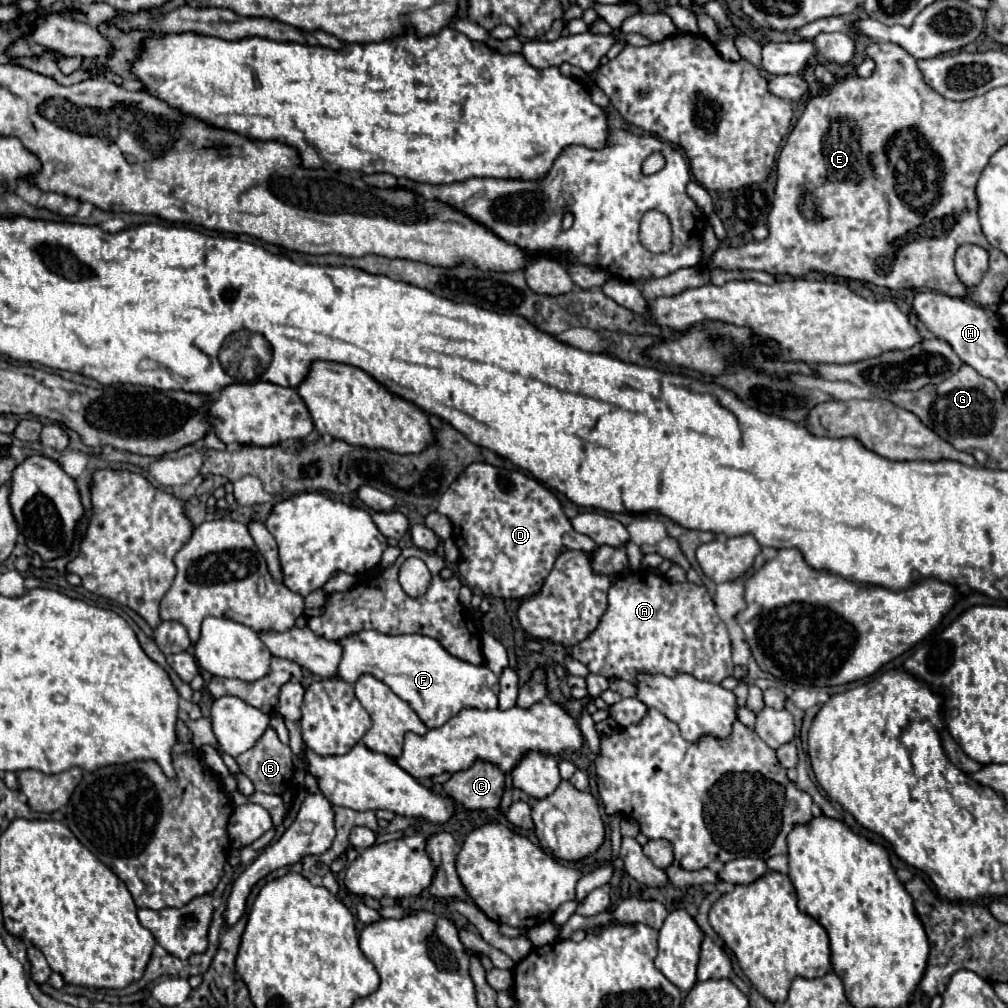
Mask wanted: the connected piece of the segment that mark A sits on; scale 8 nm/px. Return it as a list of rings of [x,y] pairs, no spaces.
[[[632,572],[622,578],[614,578],[608,590],[608,610],[602,616],[600,626],[580,644],[572,648],[572,656],[588,666],[590,672],[602,674],[606,678],[622,678],[634,682],[636,672],[666,674],[676,676],[688,672],[698,680],[720,684],[732,674],[732,648],[726,624],[716,612],[716,606],[704,586],[684,582],[674,584],[654,572]]]

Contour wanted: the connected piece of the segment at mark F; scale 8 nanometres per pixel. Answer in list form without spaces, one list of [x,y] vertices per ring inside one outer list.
[[[360,630],[342,638],[342,658],[336,678],[354,684],[360,674],[372,674],[408,702],[428,728],[442,726],[462,708],[498,708],[498,676],[488,666],[474,666],[448,654],[440,642],[424,634],[380,634],[378,630]]]

